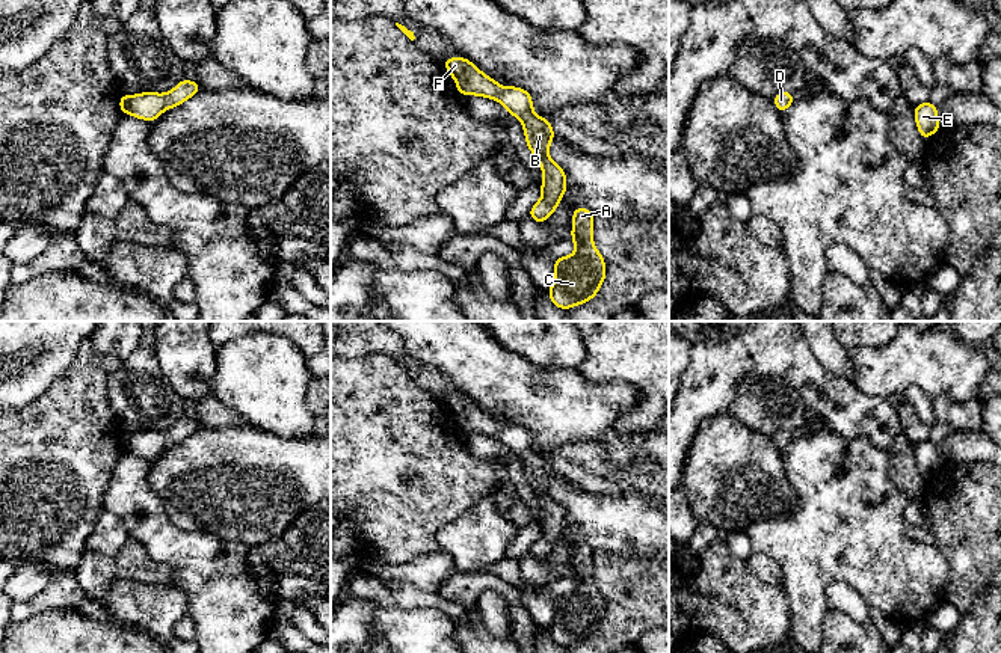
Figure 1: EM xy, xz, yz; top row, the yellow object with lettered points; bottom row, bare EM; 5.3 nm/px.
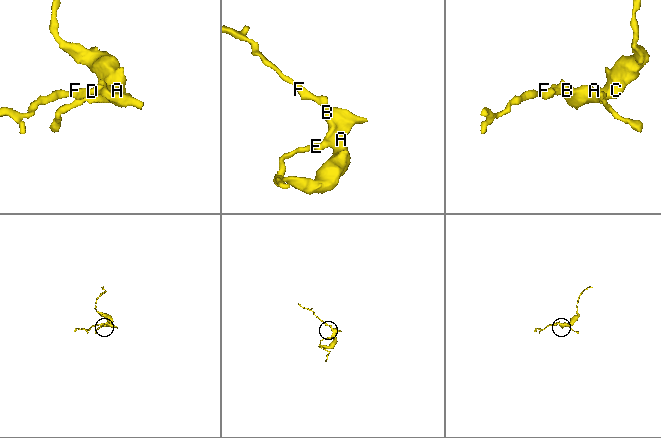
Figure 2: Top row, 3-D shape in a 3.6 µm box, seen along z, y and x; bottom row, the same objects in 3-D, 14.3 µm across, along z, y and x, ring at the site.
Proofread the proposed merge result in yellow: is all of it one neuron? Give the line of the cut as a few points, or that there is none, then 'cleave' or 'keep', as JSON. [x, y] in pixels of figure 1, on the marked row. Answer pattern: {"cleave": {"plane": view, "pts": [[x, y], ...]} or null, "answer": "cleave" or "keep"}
{"cleave": null, "answer": "keep"}

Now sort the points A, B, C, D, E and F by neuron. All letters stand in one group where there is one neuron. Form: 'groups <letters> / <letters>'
groups A B C D E F

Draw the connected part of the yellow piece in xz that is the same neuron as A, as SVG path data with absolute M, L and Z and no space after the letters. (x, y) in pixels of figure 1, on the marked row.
M581 207L572 211L571 229L575 250L554 262L556 279L548 290L551 303L569 309L589 302L599 291L605 279L602 255L593 244L593 214Z

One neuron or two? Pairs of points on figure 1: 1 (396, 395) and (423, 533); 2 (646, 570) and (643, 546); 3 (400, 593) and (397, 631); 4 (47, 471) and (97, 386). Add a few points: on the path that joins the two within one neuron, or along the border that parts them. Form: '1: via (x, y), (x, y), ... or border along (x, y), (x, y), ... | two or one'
1: via (409, 430), (412, 435), (414, 498) | one
2: border along (610, 552), (652, 558) | two
3: border along (396, 603), (402, 608), (434, 608) | two
4: via (68, 450), (74, 444), (76, 407) | one

